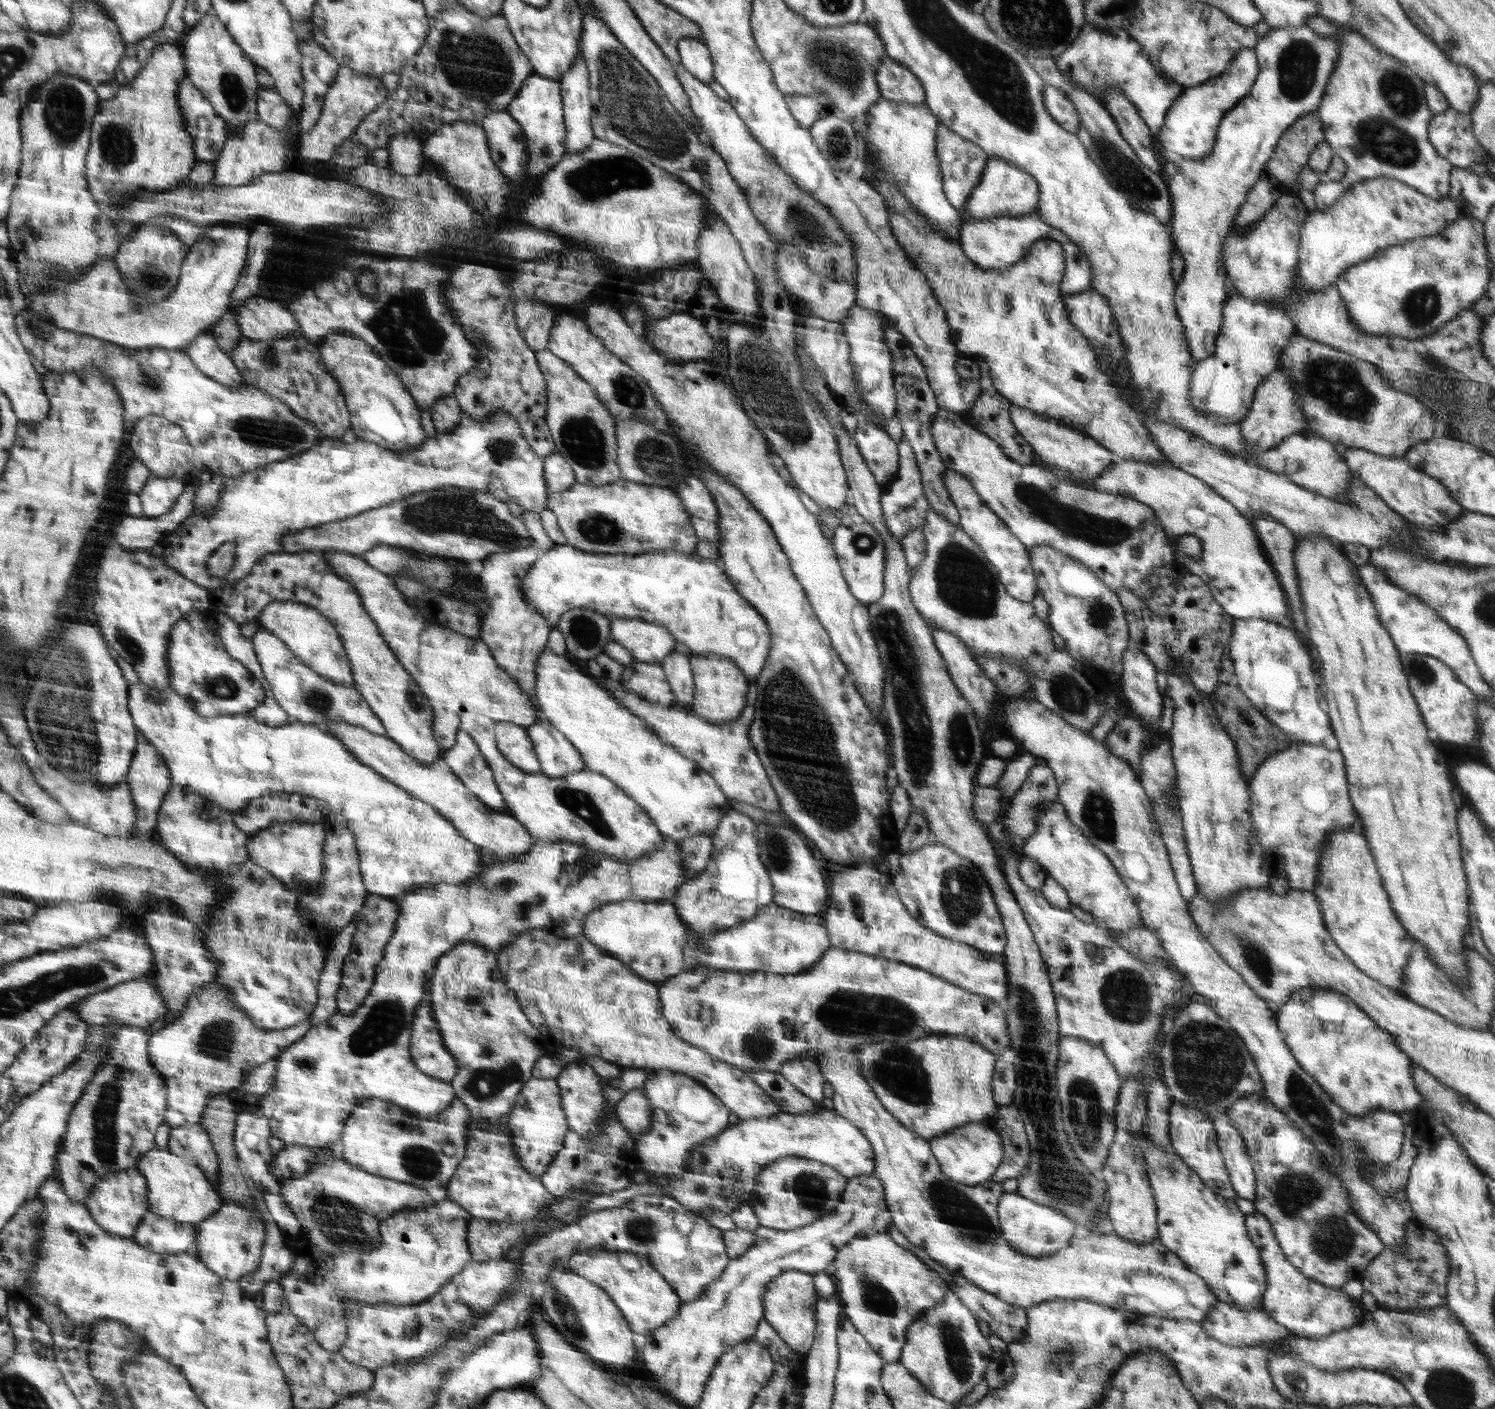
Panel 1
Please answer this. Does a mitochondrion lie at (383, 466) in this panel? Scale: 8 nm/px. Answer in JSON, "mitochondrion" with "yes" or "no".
{"mitochondrion":"no"}

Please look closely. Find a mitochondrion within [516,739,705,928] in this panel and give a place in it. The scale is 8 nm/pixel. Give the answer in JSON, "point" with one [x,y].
{"point":[581,804]}

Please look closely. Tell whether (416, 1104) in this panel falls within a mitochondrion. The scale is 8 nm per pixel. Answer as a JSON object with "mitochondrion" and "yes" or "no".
{"mitochondrion":"no"}

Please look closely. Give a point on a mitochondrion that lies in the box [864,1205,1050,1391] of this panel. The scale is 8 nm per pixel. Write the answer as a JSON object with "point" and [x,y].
{"point":[959,1360]}

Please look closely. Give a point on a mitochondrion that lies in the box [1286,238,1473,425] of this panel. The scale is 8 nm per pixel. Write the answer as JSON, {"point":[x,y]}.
{"point":[1341,386]}

